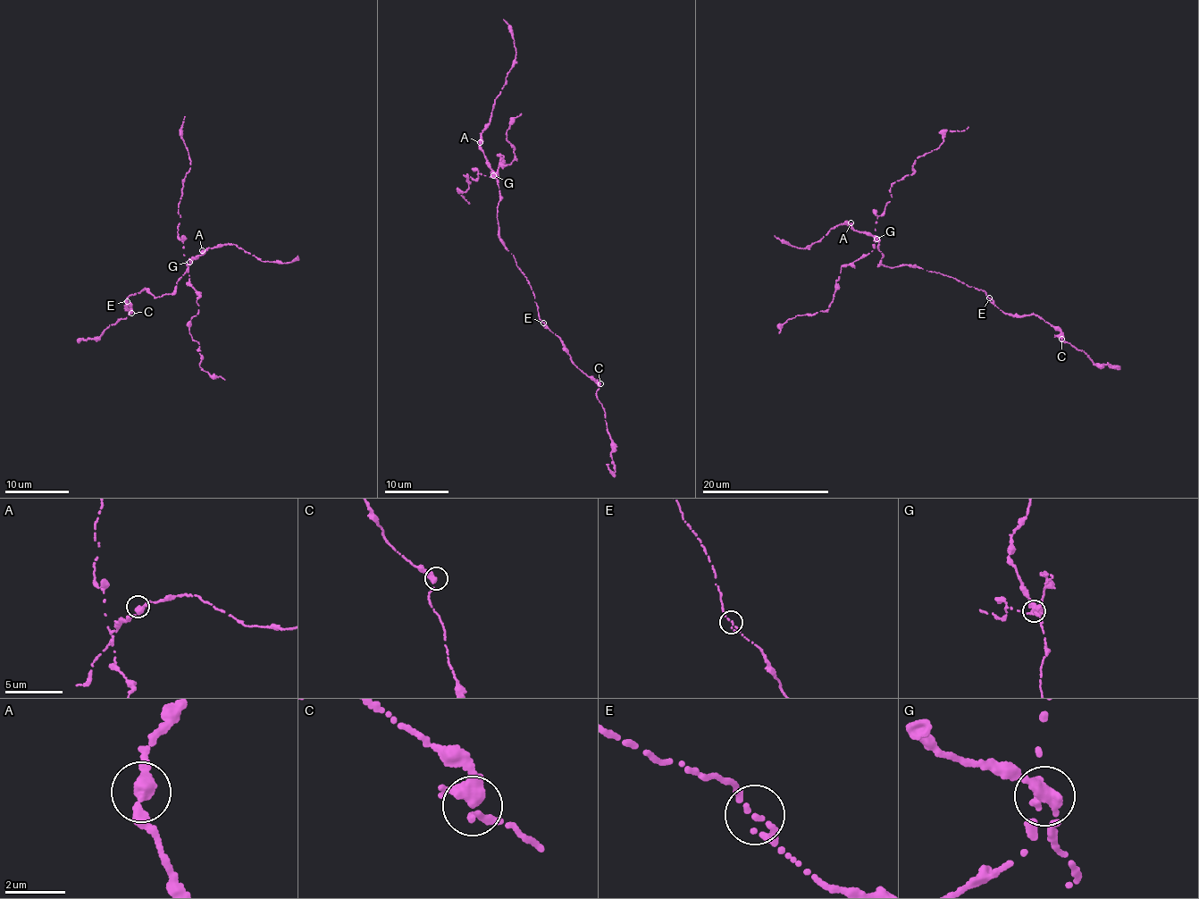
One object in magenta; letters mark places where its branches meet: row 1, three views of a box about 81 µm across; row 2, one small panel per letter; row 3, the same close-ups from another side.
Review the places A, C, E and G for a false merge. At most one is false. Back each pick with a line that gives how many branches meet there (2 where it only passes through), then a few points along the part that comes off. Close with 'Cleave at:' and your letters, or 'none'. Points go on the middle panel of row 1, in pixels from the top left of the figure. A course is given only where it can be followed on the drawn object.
G: 3 branches meet; foreign part runs (492, 176), (479, 173), (474, 180), (464, 174), (469, 182), (466, 173), (469, 189), (459, 194), (470, 203)
Cleave at: G

